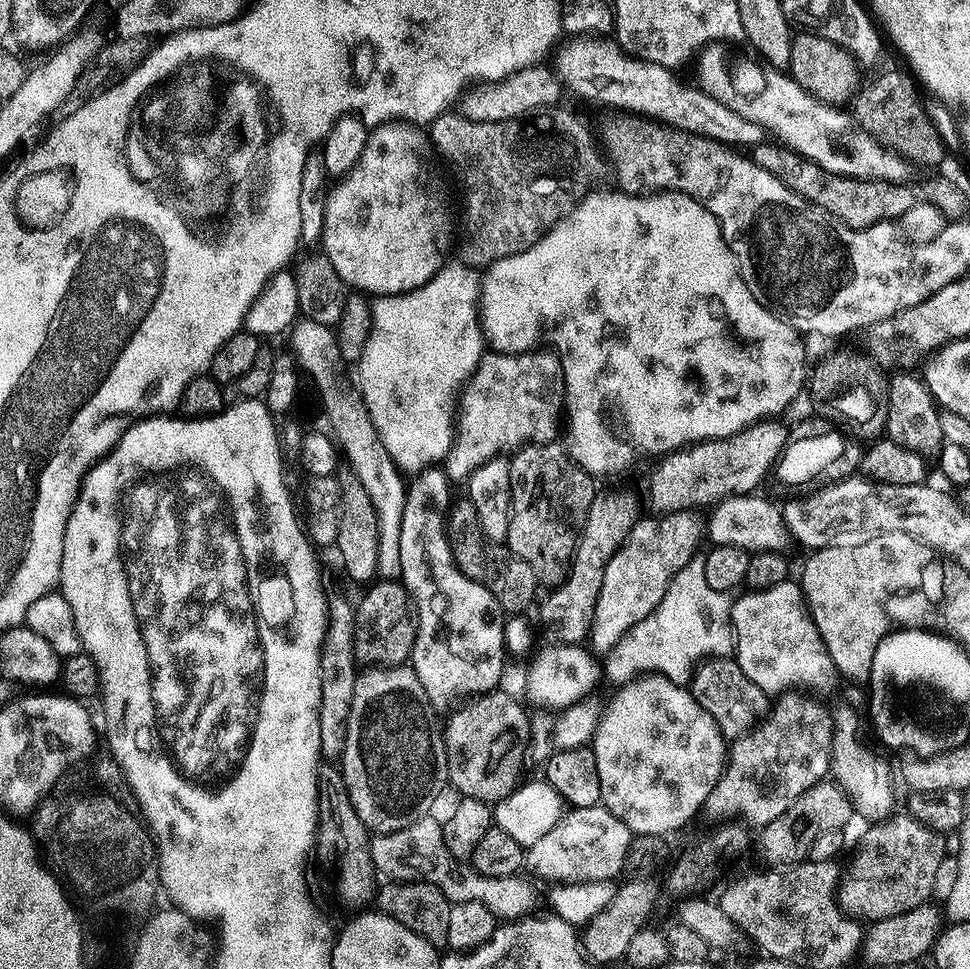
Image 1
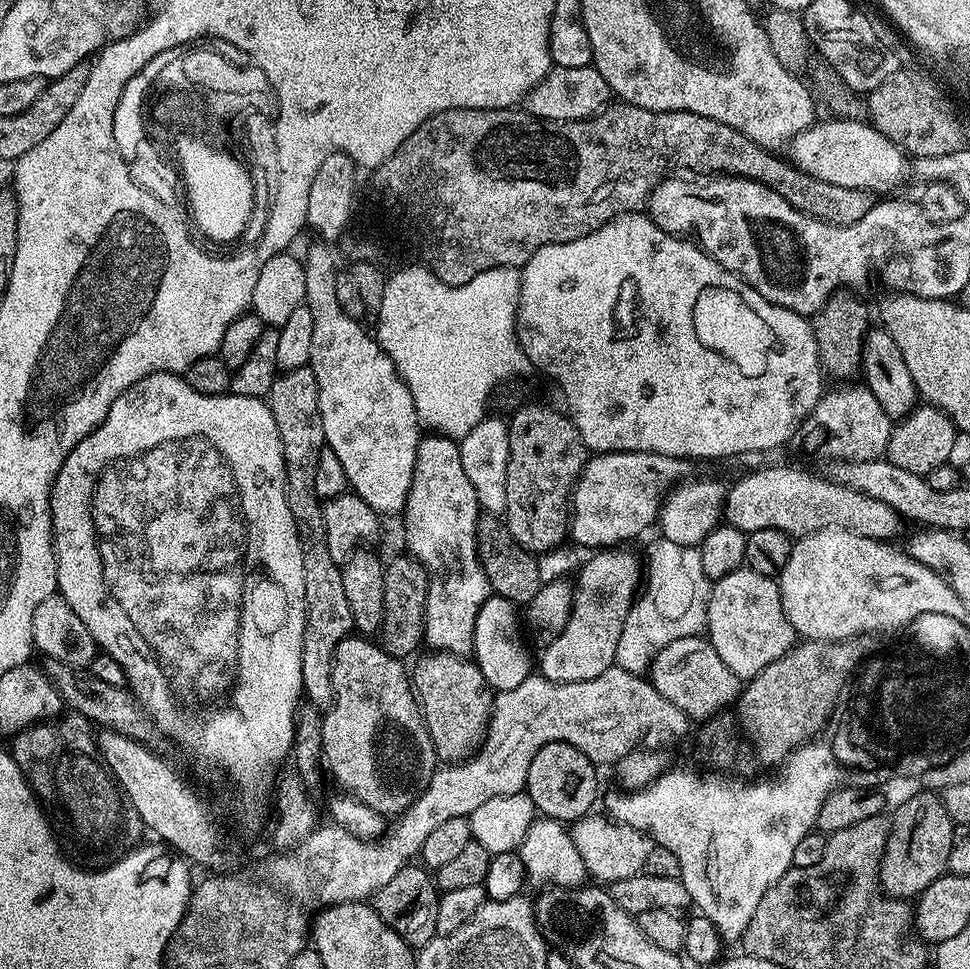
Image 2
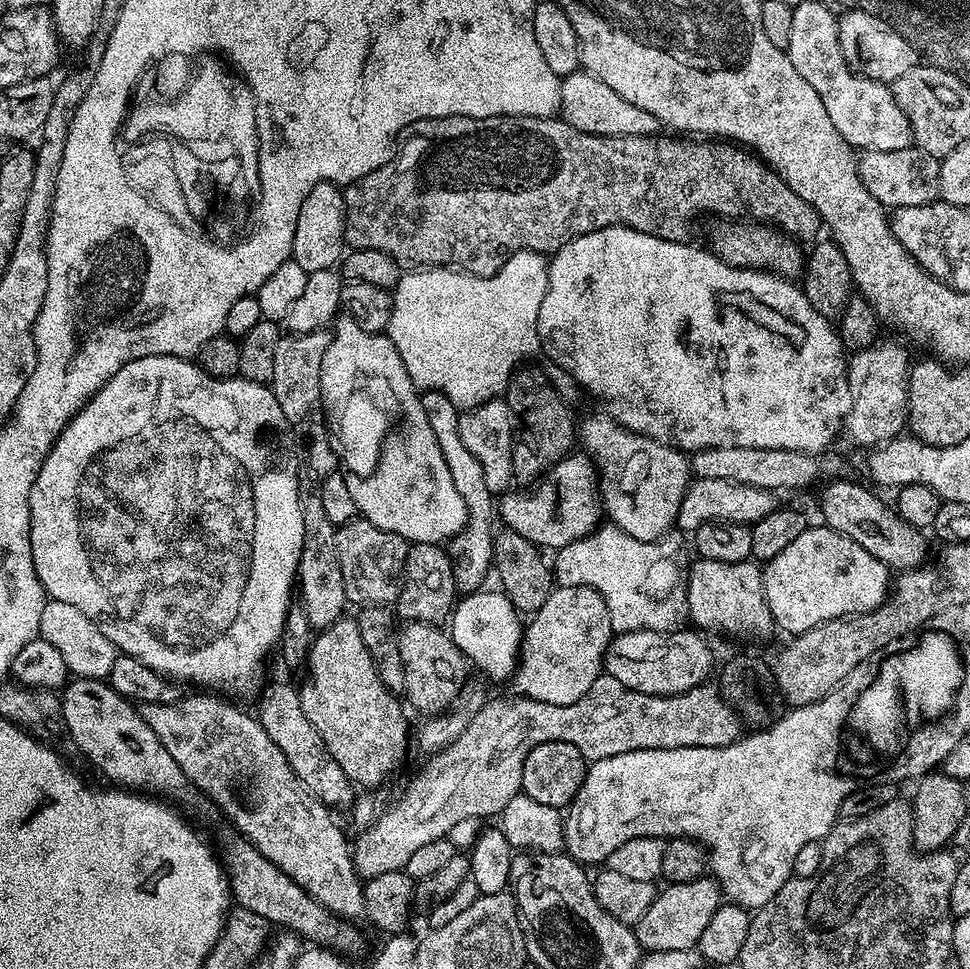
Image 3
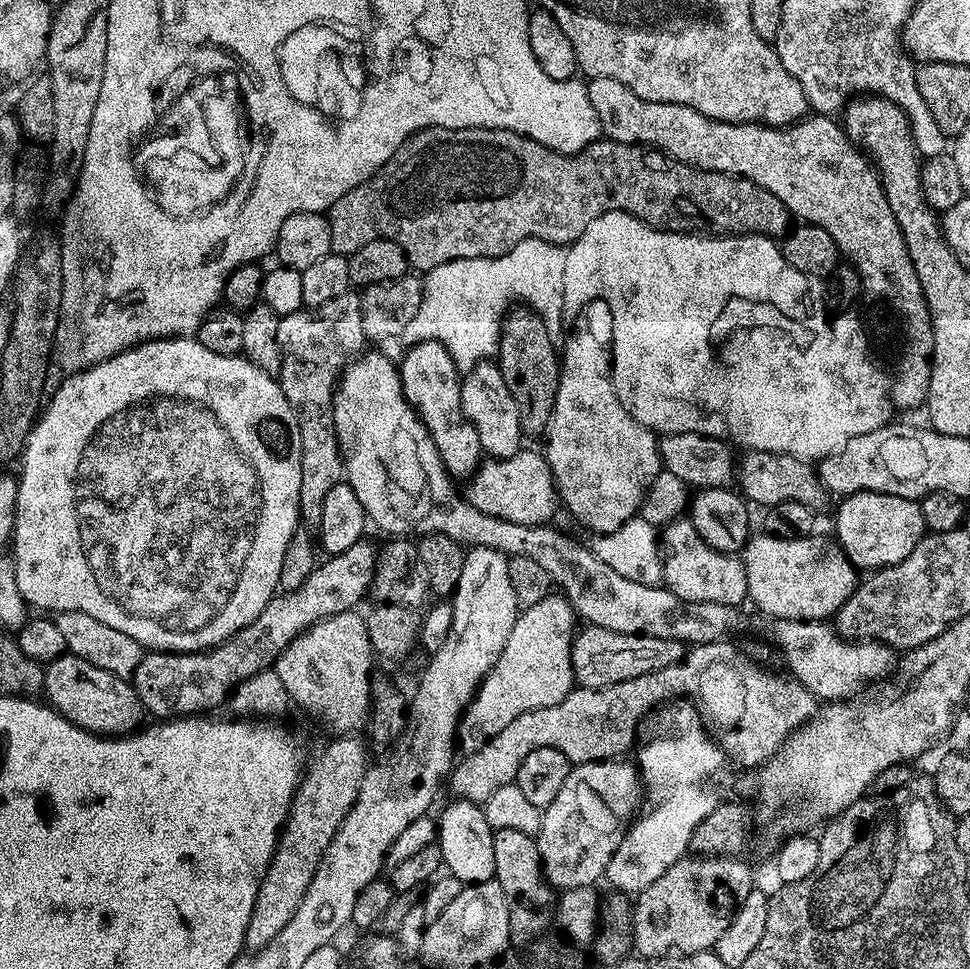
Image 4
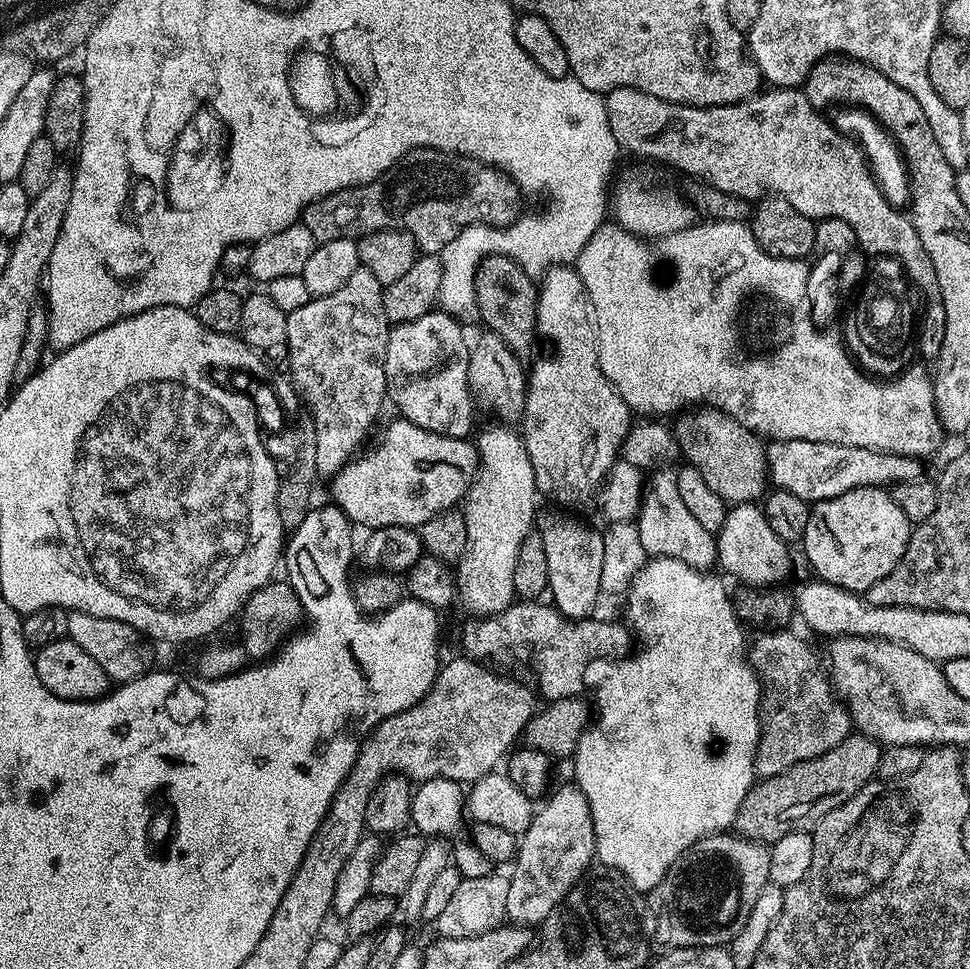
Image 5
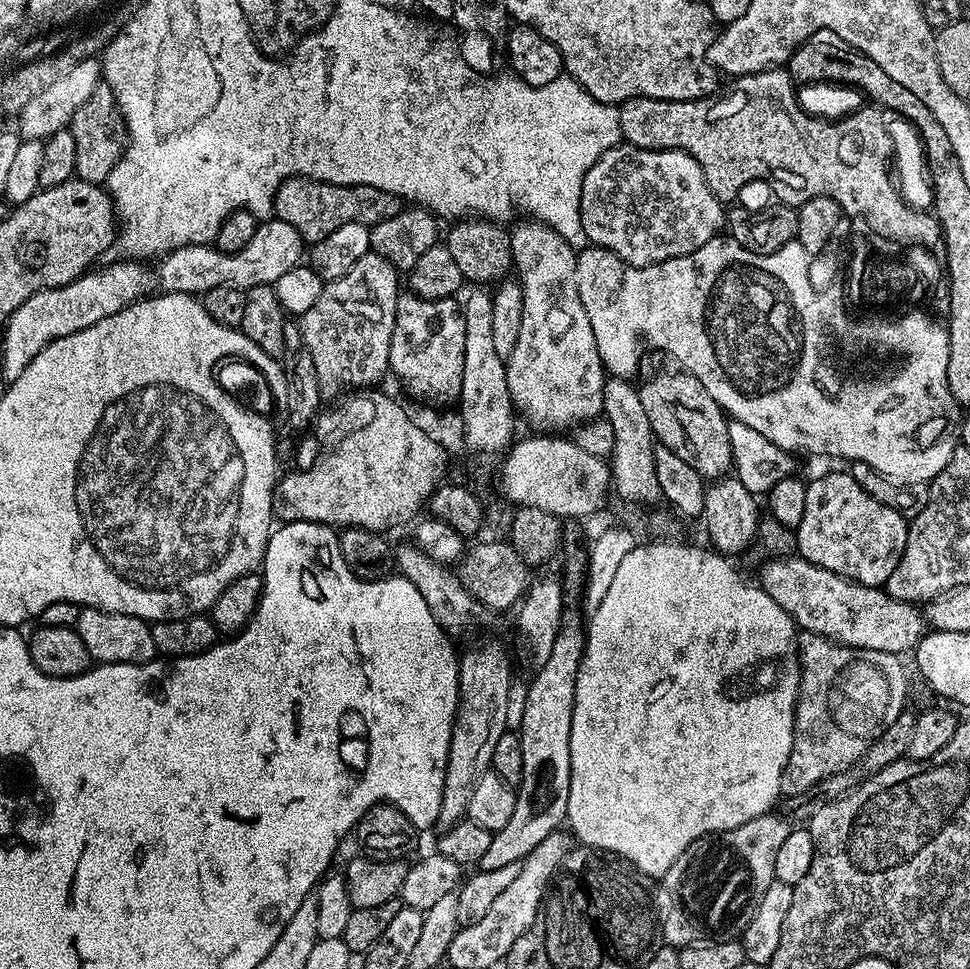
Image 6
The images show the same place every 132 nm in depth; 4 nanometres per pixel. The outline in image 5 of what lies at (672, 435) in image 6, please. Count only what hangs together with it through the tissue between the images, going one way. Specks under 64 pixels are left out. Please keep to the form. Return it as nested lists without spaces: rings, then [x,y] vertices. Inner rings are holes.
[[[700,406],[695,411],[688,410],[677,415],[675,420],[675,440],[683,459],[688,459],[685,461],[702,474],[706,486],[710,486],[710,490],[714,490],[725,504],[750,504],[765,495],[770,481],[766,444],[761,437],[719,408]]]

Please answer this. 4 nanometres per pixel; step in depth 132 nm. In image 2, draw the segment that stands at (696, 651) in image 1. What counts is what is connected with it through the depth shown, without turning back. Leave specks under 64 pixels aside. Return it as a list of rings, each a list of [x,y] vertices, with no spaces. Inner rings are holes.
[[[663,538],[648,548],[648,564],[646,560],[646,579],[642,591],[637,595],[630,614],[622,626],[622,638],[618,638],[615,667],[644,674],[652,667],[652,660],[670,642],[687,636],[698,636],[705,631],[708,622],[708,593],[710,581],[702,570],[702,558],[699,547],[678,546]]]

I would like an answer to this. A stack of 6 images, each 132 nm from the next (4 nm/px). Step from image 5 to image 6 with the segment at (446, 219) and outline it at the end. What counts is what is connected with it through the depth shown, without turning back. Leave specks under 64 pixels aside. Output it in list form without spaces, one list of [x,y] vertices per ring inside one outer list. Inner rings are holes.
[[[292,176],[284,180],[276,191],[275,219],[290,222],[294,230],[309,245],[317,244],[326,234],[334,234],[343,224],[367,224],[369,226],[394,218],[402,211],[401,197],[393,192],[383,192],[365,184],[327,184],[325,180],[310,180]]]

